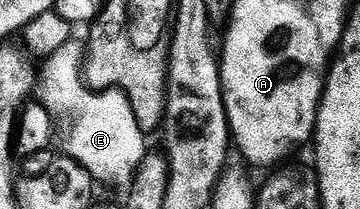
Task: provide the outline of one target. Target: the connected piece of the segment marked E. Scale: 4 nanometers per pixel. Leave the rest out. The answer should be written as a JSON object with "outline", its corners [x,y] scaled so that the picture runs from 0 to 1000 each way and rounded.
{"outline":[[[194,187],[119,292],[119,325],[111,325],[97,397],[97,483],[119,502],[147,560],[172,550],[200,565],[186,742],[211,761],[269,876],[294,871],[339,900],[358,895],[383,794],[411,727],[408,656],[378,589],[367,507],[336,431],[300,421],[289,431],[278,488],[236,488],[244,440],[228,411],[228,330],[244,230],[231,196],[225,206],[217,191]]]}

